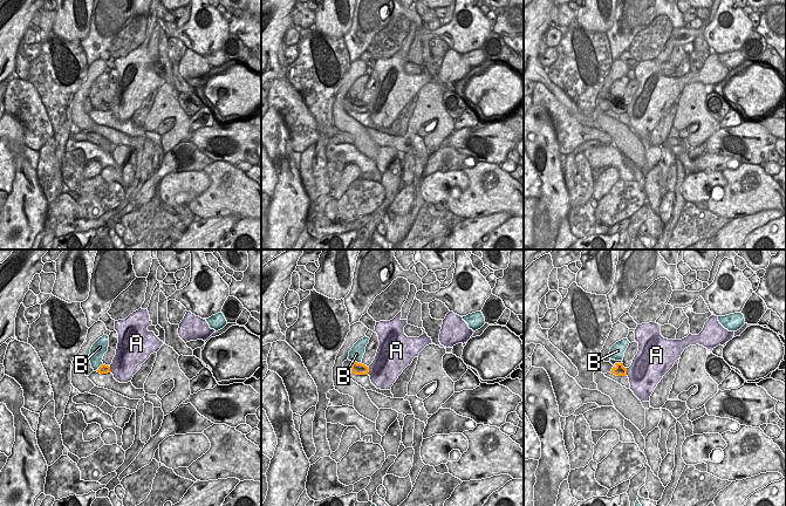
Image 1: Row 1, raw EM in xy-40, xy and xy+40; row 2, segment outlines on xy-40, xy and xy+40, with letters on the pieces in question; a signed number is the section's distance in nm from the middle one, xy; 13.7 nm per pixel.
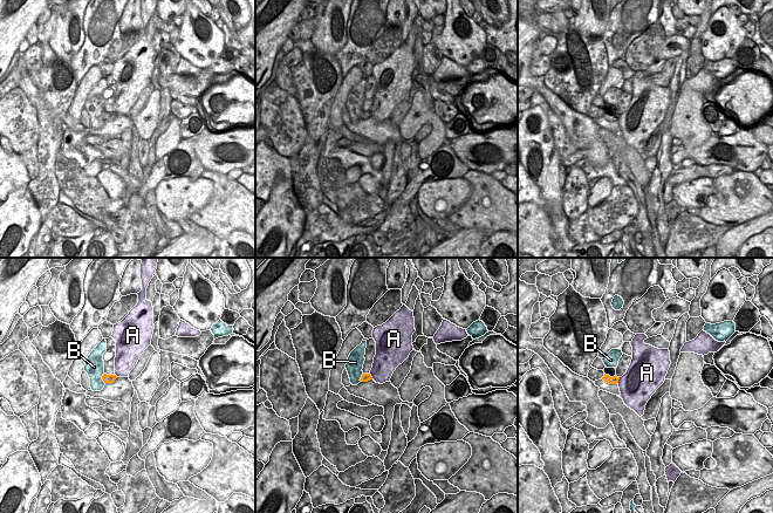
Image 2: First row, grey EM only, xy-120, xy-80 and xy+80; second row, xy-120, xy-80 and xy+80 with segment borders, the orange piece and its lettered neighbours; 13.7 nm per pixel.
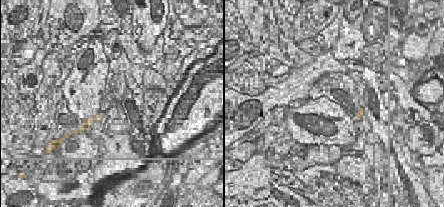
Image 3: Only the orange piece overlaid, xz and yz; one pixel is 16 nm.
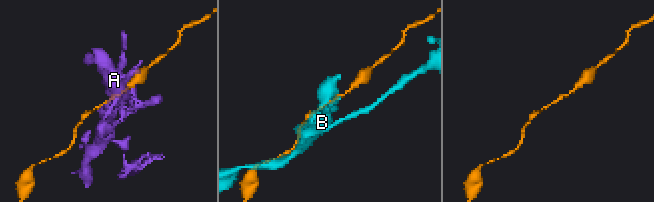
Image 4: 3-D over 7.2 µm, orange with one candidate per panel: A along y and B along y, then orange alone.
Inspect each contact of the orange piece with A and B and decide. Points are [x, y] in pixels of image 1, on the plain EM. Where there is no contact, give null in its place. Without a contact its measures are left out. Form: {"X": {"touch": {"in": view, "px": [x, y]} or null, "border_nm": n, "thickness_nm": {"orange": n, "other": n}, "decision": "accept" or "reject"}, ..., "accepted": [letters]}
{"A": {"touch": {"in": "xy", "px": [368, 107]}, "border_nm": 110, "thickness_nm": {"orange": 160, "other": 400}, "decision": "reject"}, "B": {"touch": {"in": "xy-40", "px": [100, 104]}, "border_nm": 150, "thickness_nm": {"orange": 130, "other": 200}, "decision": "reject"}, "accepted": []}

